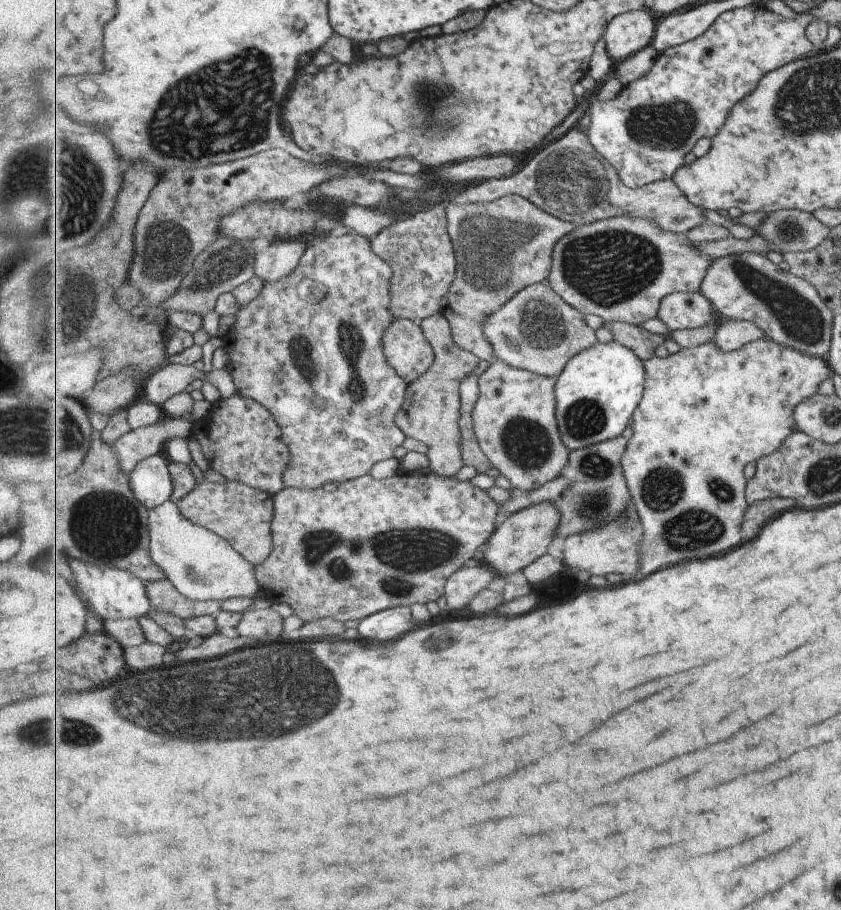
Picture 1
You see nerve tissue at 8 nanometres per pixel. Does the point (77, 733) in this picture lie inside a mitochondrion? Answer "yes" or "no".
yes

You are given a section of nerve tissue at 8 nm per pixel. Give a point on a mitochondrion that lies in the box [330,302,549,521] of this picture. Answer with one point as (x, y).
(353, 346)

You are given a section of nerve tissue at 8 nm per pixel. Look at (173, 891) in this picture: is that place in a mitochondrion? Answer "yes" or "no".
no

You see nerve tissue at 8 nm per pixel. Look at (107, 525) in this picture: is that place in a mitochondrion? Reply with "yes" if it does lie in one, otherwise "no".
yes

